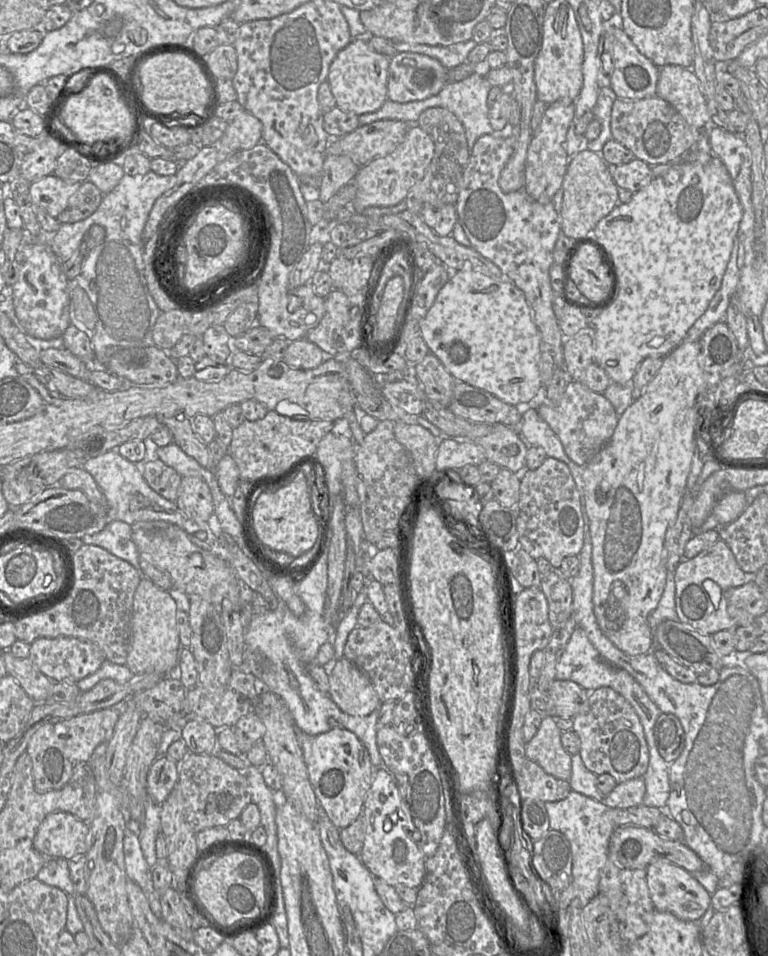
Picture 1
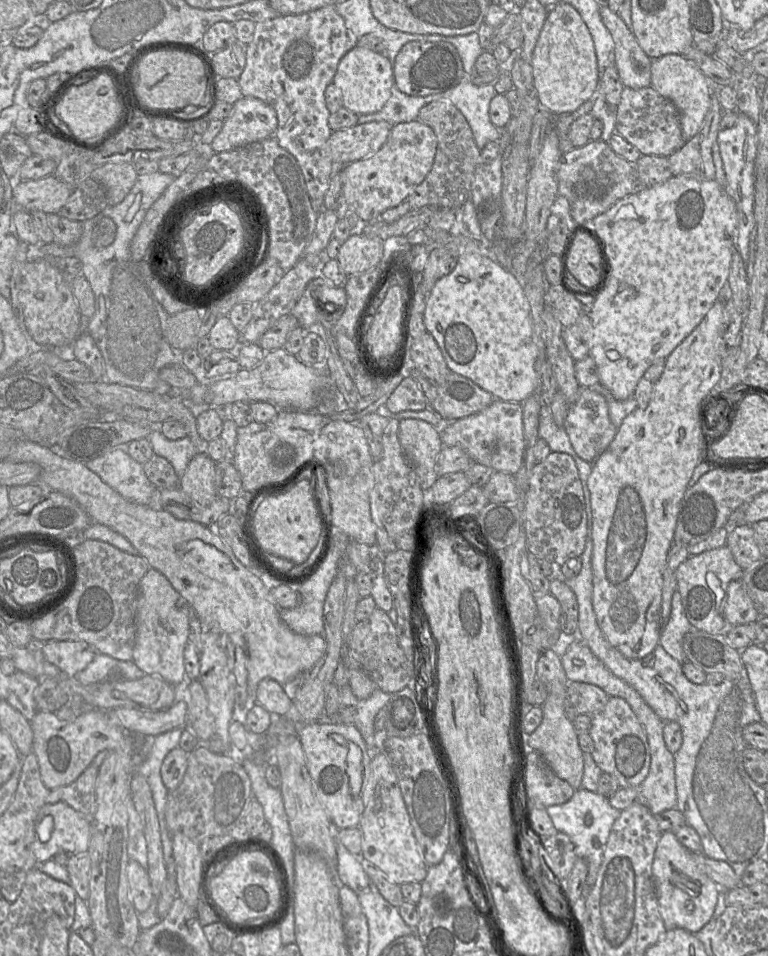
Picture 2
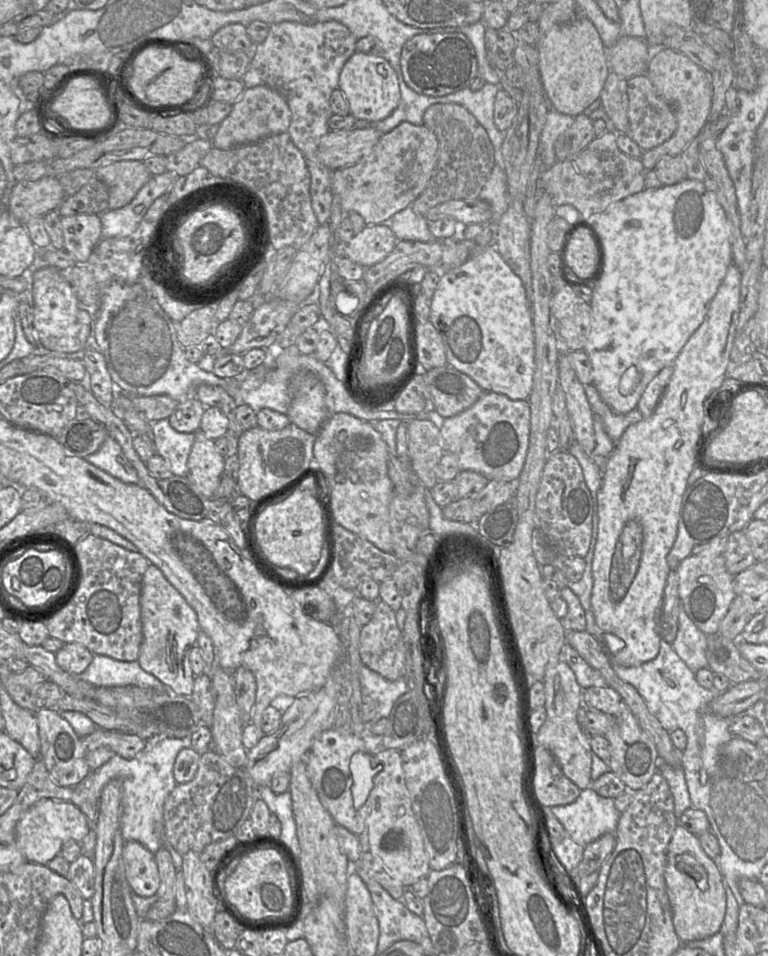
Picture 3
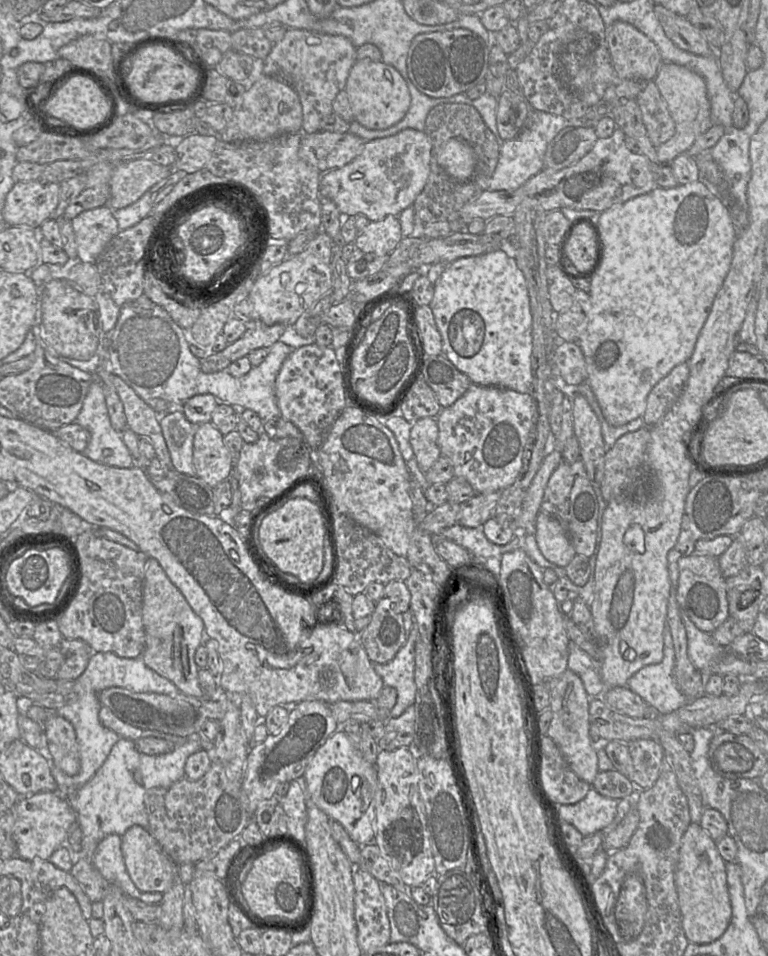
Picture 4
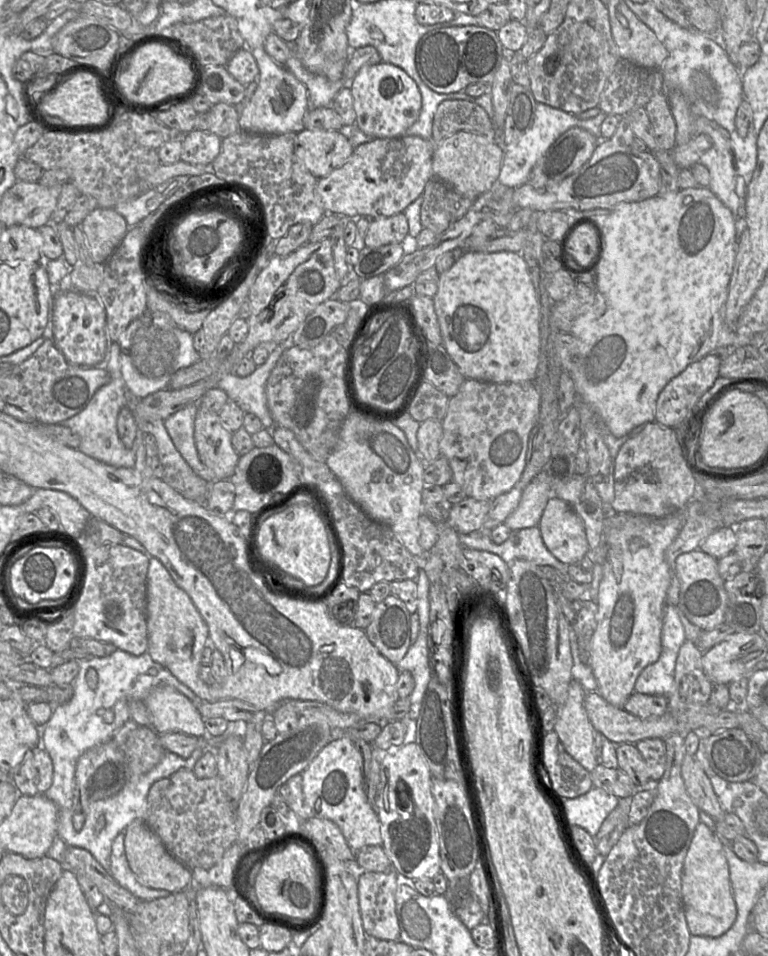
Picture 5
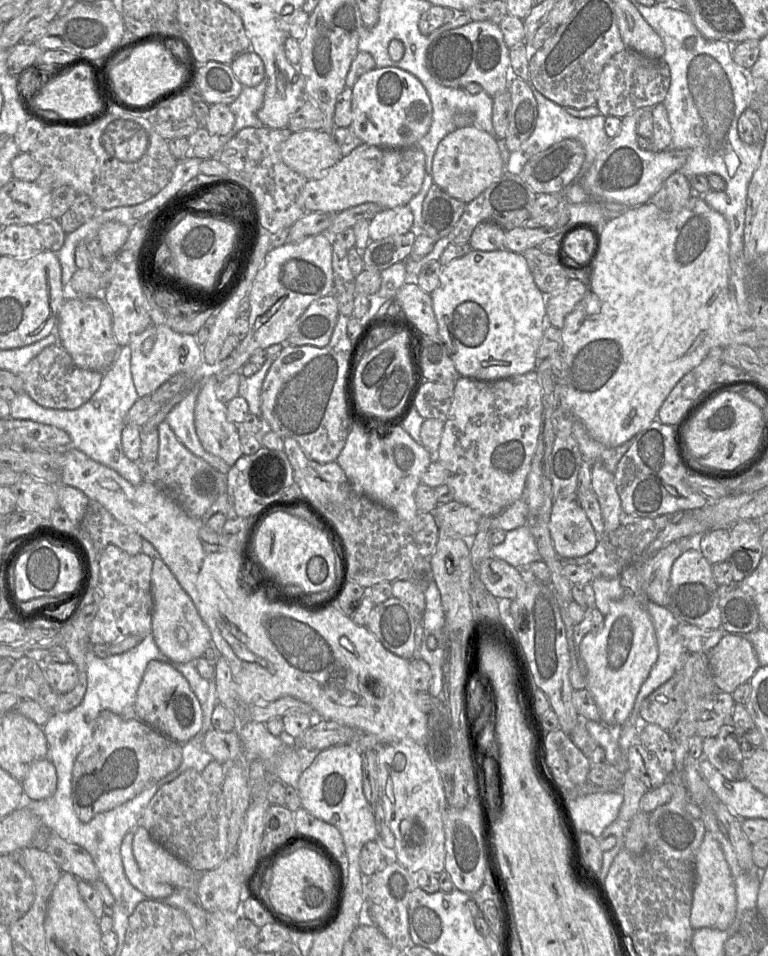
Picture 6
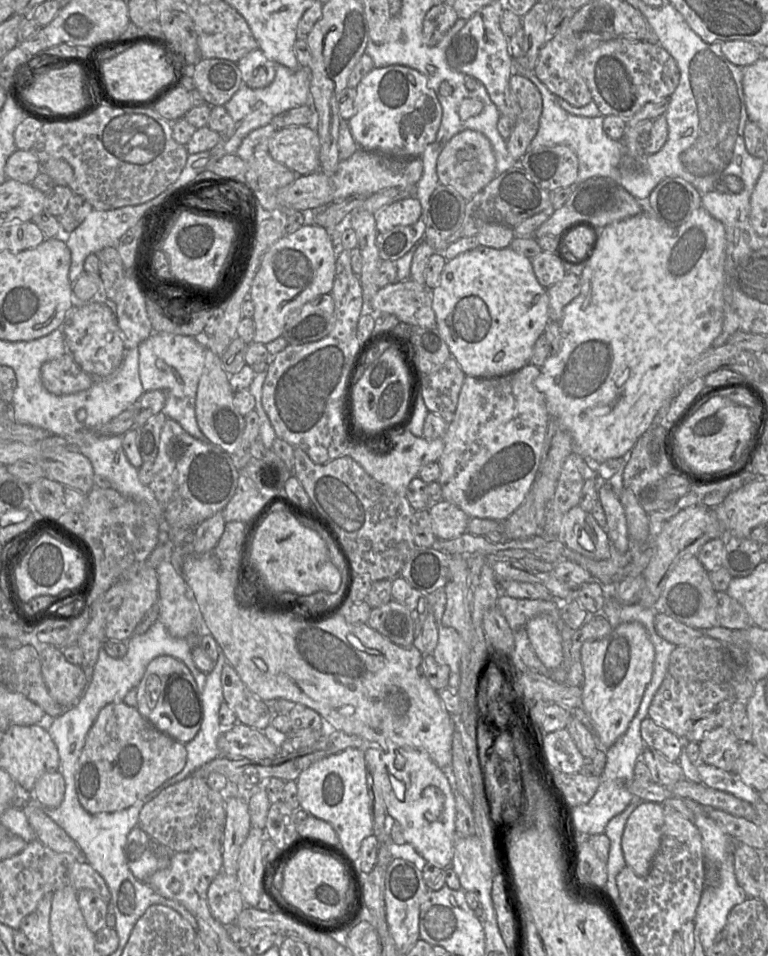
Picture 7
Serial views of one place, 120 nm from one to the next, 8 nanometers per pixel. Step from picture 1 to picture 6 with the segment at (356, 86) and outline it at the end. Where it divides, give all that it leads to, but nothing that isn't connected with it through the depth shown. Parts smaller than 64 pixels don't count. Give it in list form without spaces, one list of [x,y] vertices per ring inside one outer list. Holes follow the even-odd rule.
[[[374,68],[352,88],[351,130],[362,143],[388,148],[408,148],[427,134],[432,122],[432,104],[422,83],[411,73],[396,68]]]

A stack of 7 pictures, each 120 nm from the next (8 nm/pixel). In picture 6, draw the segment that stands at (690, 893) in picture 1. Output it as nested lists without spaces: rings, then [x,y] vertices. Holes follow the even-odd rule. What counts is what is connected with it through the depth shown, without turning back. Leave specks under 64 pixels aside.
[[[708,831],[705,832],[696,854],[695,867],[695,885],[690,913],[691,927],[693,930],[701,928],[728,929],[736,915],[734,880],[719,843]]]

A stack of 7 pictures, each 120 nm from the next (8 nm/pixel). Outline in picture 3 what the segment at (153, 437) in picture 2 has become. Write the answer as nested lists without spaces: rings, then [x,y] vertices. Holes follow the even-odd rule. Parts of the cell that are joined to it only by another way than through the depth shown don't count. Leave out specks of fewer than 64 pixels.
[[[168,419],[152,423],[155,451],[169,464],[173,475],[188,475],[188,458],[195,440],[195,433],[176,431]]]

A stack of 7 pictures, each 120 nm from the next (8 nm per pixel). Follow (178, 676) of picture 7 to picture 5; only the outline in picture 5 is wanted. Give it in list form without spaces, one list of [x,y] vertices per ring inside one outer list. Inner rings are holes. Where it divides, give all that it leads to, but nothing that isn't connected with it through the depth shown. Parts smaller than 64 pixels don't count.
[[[170,686],[154,688],[144,704],[150,715],[150,726],[159,734],[183,733],[207,736],[204,719],[186,696]]]

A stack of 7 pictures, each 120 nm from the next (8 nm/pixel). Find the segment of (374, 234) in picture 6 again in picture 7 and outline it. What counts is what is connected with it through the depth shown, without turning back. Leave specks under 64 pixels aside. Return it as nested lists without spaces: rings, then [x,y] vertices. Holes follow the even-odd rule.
[[[408,197],[393,202],[374,214],[376,229],[379,233],[396,226],[415,224],[422,215],[422,208],[416,197]]]

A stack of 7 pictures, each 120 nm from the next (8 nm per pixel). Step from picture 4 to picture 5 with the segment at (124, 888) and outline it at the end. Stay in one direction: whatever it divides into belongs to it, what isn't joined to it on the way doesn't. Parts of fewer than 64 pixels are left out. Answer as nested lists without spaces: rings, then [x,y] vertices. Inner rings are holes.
[[[124,831],[112,842],[109,873],[118,884],[130,891],[140,901],[152,901],[168,897],[171,893],[164,889],[153,889],[140,884],[134,877],[125,853]]]

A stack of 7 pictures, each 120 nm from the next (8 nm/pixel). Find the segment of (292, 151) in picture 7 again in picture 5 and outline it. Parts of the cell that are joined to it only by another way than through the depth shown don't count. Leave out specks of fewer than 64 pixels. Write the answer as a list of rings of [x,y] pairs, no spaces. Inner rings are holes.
[[[304,129],[297,133],[294,154],[316,178],[323,178],[341,167],[354,148],[339,131]]]

